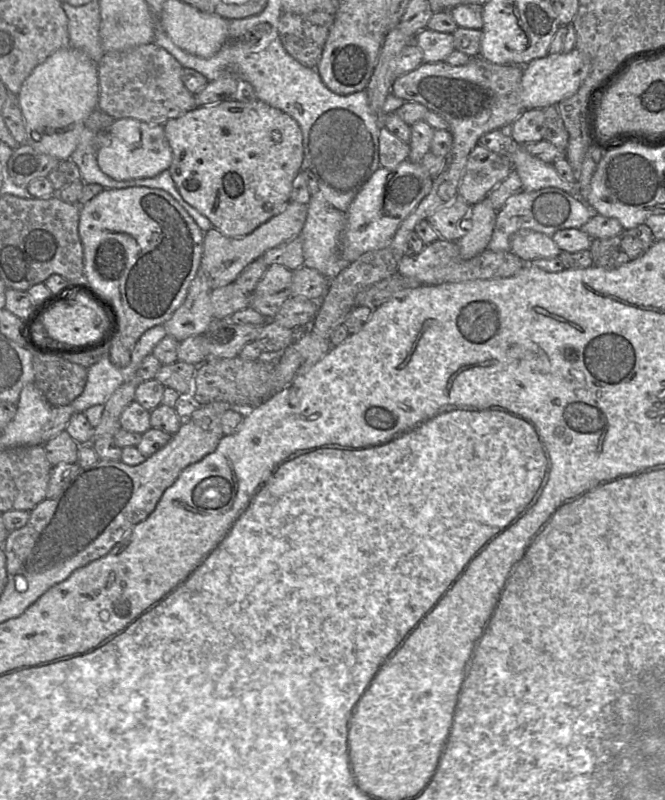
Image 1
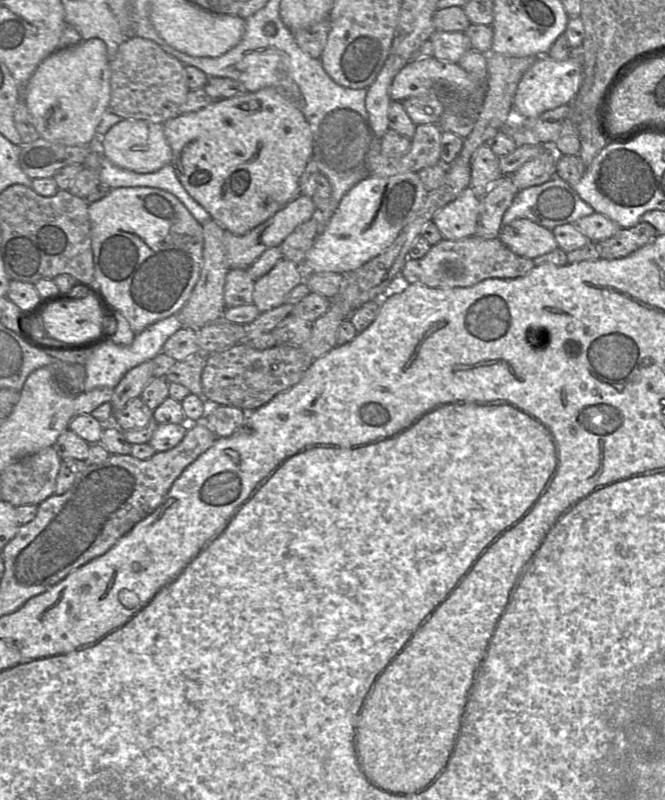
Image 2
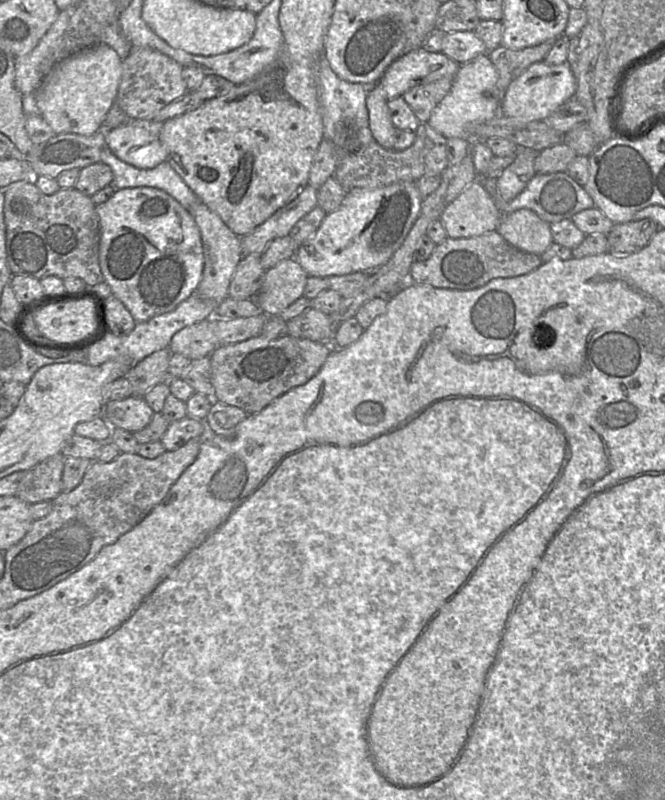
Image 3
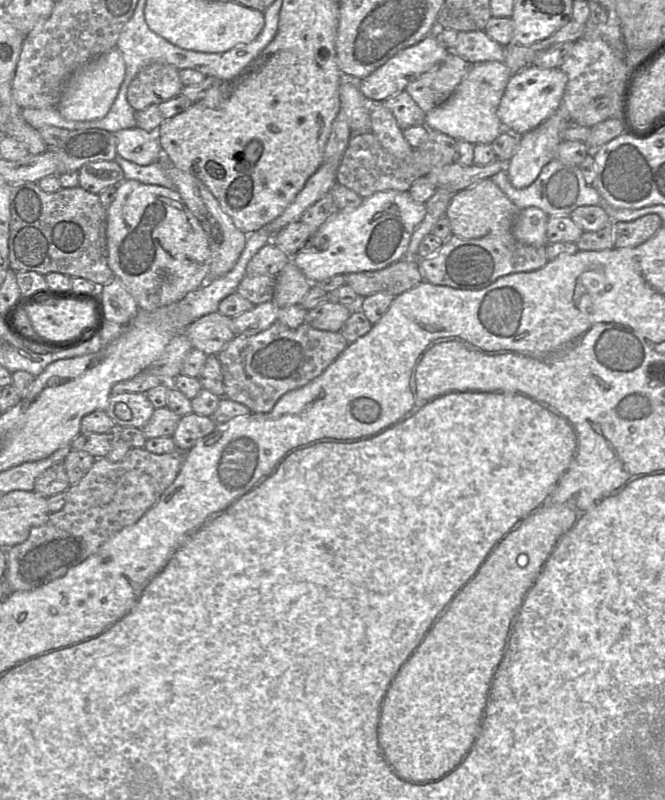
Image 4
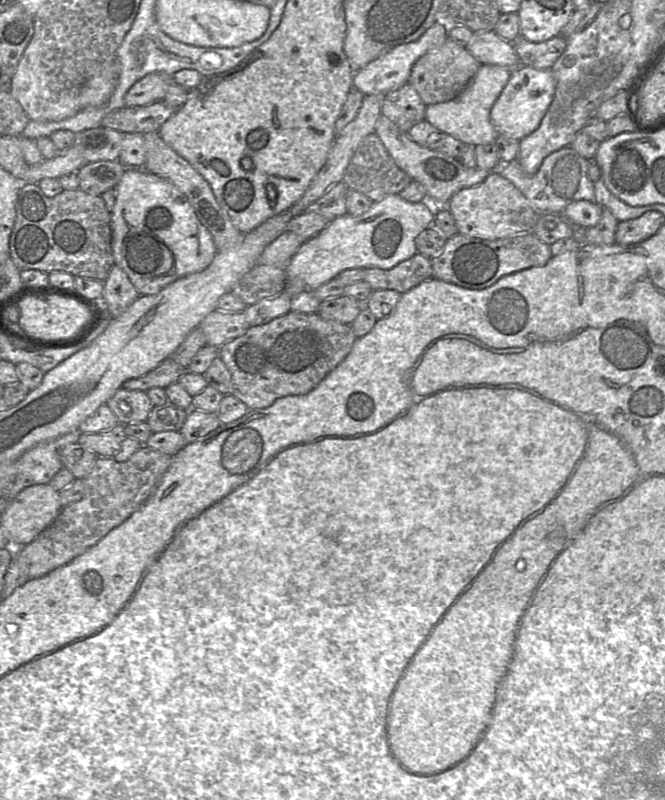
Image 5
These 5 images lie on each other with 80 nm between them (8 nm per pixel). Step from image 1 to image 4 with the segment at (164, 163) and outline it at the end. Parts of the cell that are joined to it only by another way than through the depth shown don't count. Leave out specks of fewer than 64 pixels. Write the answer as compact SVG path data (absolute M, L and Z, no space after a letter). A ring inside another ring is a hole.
M138 127L118 130L117 154L138 165L146 166L160 159L162 148L155 133Z

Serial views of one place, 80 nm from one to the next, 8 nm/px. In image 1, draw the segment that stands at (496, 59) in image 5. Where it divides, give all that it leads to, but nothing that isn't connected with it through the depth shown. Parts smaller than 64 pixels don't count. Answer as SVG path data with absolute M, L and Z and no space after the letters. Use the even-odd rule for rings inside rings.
M429 28L420 30L412 40L423 54L423 62L445 61L455 50L452 33L438 32Z

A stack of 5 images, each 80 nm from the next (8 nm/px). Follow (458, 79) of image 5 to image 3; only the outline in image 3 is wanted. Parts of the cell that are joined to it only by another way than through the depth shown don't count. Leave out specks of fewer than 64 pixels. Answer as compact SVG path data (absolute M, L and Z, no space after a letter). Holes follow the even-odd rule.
M443 77L431 83L417 85L403 94L407 104L421 123L426 123L434 108L446 97L454 77Z

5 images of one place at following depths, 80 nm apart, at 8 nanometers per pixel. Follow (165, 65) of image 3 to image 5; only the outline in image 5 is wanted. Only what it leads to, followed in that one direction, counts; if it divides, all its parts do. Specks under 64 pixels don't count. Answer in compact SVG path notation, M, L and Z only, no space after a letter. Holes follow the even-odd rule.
M152 72L136 81L125 94L127 107L145 106L162 101L166 95L172 76L163 72Z

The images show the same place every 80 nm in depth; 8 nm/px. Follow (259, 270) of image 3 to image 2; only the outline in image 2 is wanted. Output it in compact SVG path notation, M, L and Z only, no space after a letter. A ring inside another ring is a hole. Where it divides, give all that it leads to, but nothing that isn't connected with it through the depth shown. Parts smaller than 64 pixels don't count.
M230 269L224 286L226 307L236 307L253 303L255 280L247 269Z

